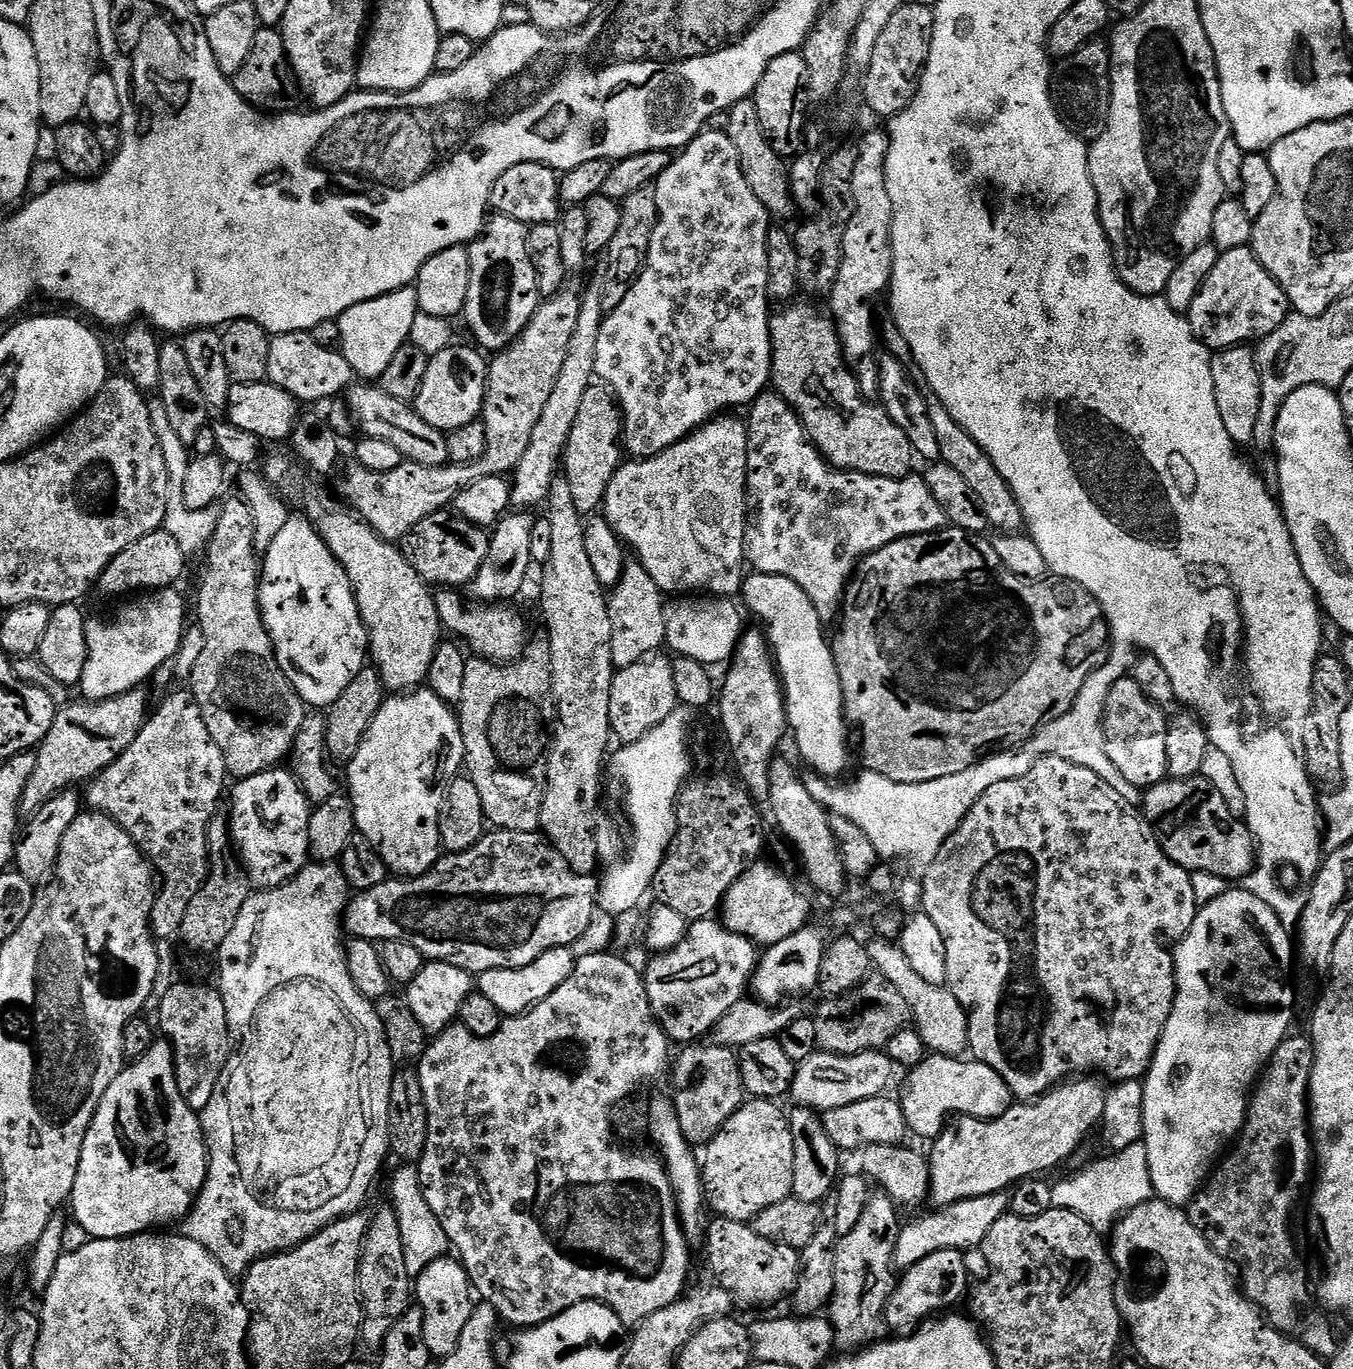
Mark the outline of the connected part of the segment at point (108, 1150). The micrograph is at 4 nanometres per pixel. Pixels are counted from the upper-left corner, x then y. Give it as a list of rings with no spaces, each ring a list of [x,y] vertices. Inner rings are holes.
[[[163,1038],[153,1039],[150,1050],[142,1054],[142,1058],[131,1061],[110,1082],[110,1090],[102,1094],[102,1102],[90,1122],[87,1134],[84,1135],[82,1142],[82,1158],[78,1162],[78,1174],[74,1178],[74,1190],[70,1197],[70,1209],[76,1215],[76,1220],[80,1223],[80,1228],[85,1232],[85,1237],[94,1240],[121,1240],[127,1236],[139,1236],[141,1234],[151,1233],[153,1230],[160,1230],[163,1224],[172,1224],[183,1221],[187,1216],[192,1205],[196,1202],[196,1195],[202,1190],[202,1186],[208,1177],[208,1147],[204,1145],[204,1135],[200,1129],[200,1118],[196,1111],[182,1098],[178,1090],[176,1081],[176,1067],[172,1057],[172,1045]]]

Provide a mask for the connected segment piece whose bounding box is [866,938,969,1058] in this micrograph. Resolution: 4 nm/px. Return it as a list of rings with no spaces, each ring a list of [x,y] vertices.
[[[888,938],[875,939],[866,944],[873,969],[879,976],[886,978],[886,982],[890,982],[890,986],[894,986],[902,998],[906,998],[906,1006],[910,1006],[912,1011],[911,1023],[922,1038],[925,1049],[937,1056],[963,1057],[969,1051],[969,1046],[968,1012],[962,1002],[958,1002],[958,998],[954,998],[954,994],[944,984],[926,982],[926,978],[910,970],[910,962],[899,943]]]

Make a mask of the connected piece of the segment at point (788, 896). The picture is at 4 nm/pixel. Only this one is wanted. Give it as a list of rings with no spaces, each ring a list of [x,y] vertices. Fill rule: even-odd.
[[[757,862],[749,866],[746,874],[730,886],[722,905],[722,923],[734,934],[751,940],[757,946],[767,946],[798,934],[809,923],[808,915],[812,904],[802,889],[784,872],[779,872],[772,864]]]

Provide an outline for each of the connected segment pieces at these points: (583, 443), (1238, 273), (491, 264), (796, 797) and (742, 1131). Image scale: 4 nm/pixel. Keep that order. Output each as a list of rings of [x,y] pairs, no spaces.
[[[588,387],[583,395],[562,461],[562,474],[570,482],[574,506],[578,506],[581,514],[595,513],[603,505],[610,478],[619,470],[622,463],[620,452],[622,456],[624,416],[611,391],[607,387],[599,387]]]
[[[1246,247],[1221,252],[1218,262],[1214,262],[1214,270],[1202,282],[1202,290],[1198,290],[1186,319],[1190,330],[1194,330],[1209,350],[1223,350],[1263,340],[1274,334],[1289,315],[1290,305],[1282,286],[1258,262],[1251,247]]]
[[[496,214],[485,223],[484,231],[467,245],[470,290],[466,293],[462,320],[468,323],[473,338],[477,340],[475,343],[485,353],[495,354],[509,348],[522,330],[526,330],[530,318],[542,303],[534,262],[530,250],[526,250],[528,230],[529,225]]]
[[[777,758],[770,766],[770,802],[767,811],[772,811],[780,832],[796,847],[800,864],[808,875],[808,880],[820,892],[828,896],[840,896],[844,892],[846,873],[842,866],[840,851],[829,826],[829,813],[810,794],[807,783],[796,773],[796,768],[788,760]]]
[[[755,1098],[745,1099],[743,1106],[739,1108],[726,1122],[726,1126],[722,1126],[722,1130],[718,1130],[718,1134],[706,1145],[702,1152],[702,1179],[704,1182],[704,1199],[707,1207],[716,1211],[717,1217],[726,1220],[742,1220],[745,1222],[752,1221],[758,1214],[762,1214],[762,1210],[766,1210],[770,1206],[774,1206],[778,1202],[789,1199],[792,1196],[792,1187],[794,1186],[794,1134],[790,1134],[790,1126],[785,1109],[780,1109],[779,1103],[770,1100],[758,1100]]]

